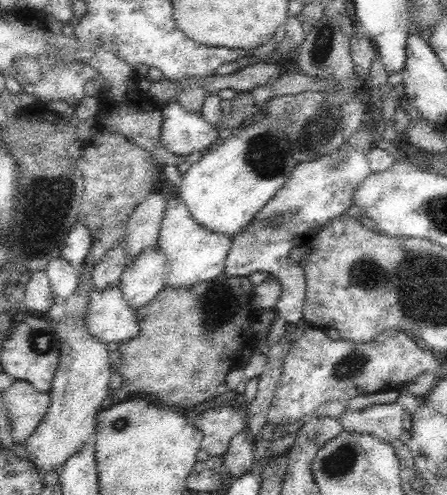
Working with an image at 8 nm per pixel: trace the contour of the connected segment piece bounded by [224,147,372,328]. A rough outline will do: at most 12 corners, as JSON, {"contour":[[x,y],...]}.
{"contour":[[347,150],[297,163],[250,226],[231,237],[224,274],[266,272],[274,306],[298,326],[307,289],[288,262],[355,204],[370,173]]}

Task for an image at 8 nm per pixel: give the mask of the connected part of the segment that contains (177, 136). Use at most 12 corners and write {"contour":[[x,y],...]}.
{"contour":[[176,101],[160,109],[159,141],[193,159],[216,145],[219,128]]}

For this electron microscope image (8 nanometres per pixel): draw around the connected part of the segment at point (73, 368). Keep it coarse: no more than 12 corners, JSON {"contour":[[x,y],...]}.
{"contour":[[93,267],[48,310],[50,406],[19,449],[40,472],[94,440],[112,364],[86,327]]}

